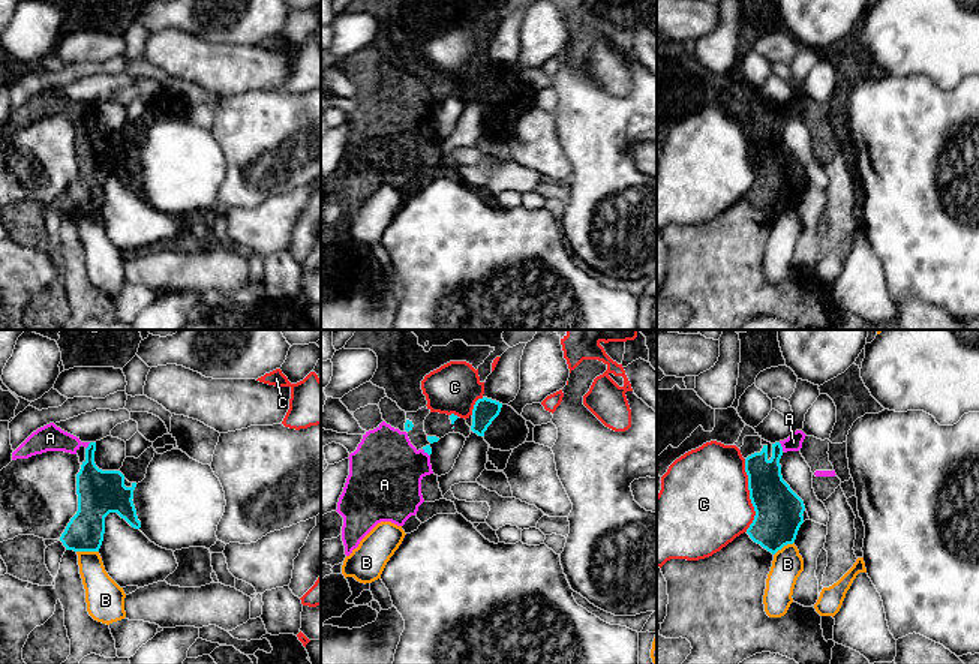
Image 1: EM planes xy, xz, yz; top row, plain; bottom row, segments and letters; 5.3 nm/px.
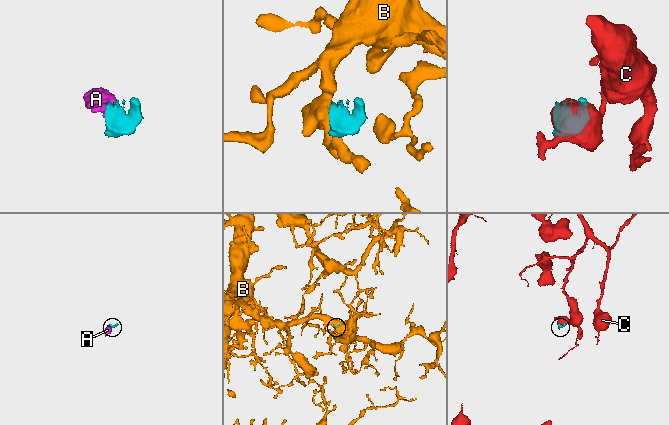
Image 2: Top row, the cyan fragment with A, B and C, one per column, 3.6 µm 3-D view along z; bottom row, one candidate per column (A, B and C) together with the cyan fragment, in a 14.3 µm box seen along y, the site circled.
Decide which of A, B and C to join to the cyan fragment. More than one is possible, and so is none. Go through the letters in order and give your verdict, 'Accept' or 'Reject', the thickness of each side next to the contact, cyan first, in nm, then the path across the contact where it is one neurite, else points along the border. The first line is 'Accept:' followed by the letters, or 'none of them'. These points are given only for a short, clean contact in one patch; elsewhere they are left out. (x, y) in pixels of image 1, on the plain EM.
Accept: A
A: Accept. Thickness 200 nm (cyan) against 90 nm. Path across: yz (768, 155), (768, 137), (781, 111), (793, 107)
B: Reject. Thickness 200 nm (cyan) against 190 nm. Boundary: xy (77, 215), (98, 216)
C: Reject. Thickness 260 nm (cyan) against 480 nm

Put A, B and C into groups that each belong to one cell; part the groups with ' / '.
A / B / C

